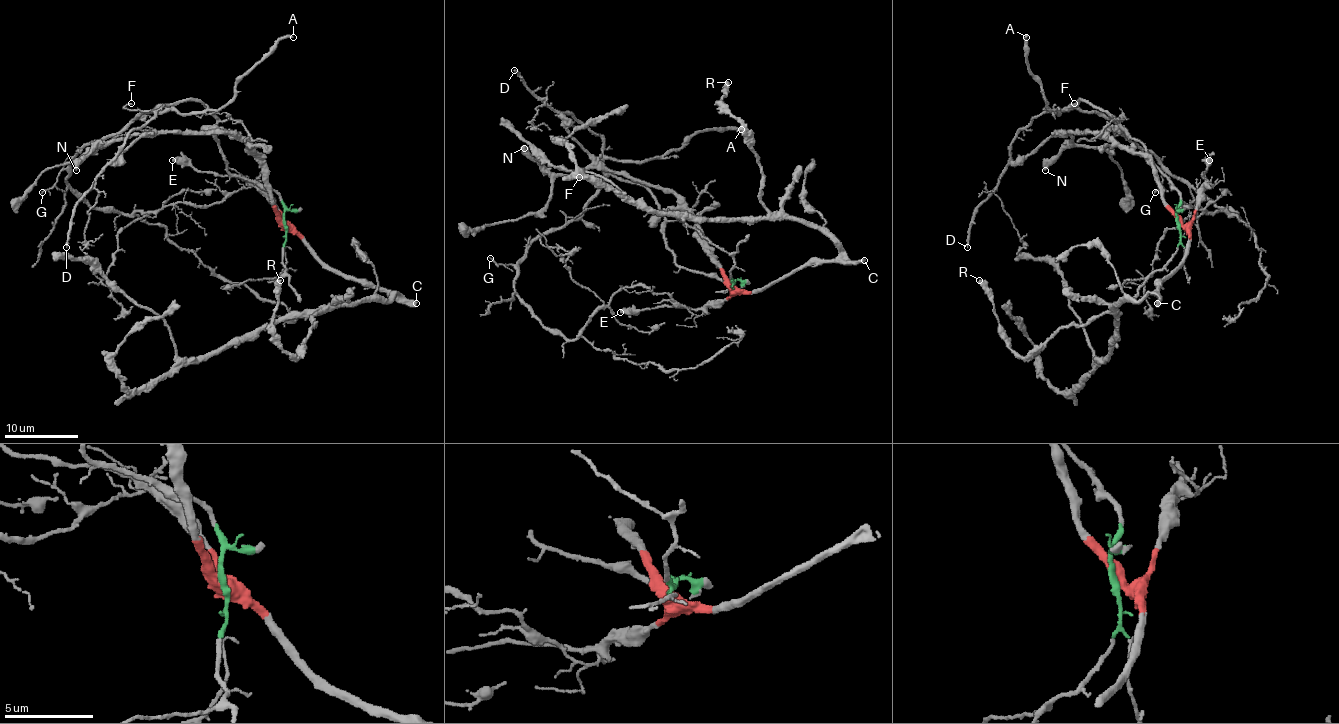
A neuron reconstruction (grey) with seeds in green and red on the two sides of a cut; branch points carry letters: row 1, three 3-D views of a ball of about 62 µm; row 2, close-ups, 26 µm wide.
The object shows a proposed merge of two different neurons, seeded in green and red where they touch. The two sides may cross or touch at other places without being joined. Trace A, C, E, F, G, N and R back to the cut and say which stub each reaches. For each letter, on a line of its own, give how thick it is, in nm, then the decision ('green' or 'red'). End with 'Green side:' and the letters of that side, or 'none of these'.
A: calibre 280 nm; green
C: calibre 550 nm; red
E: calibre 500 nm; red
F: calibre 160 nm; green
G: calibre 160 nm; green
N: calibre 480 nm; red
R: calibre 500 nm; red
Green side: A, F, G

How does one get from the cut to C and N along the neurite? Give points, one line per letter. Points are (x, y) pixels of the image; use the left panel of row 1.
C: (284, 224), (332, 268), (359, 281), (369, 281), (402, 294), (416, 303)
N: (284, 224), (271, 200), (267, 169), (249, 148), (227, 132), (135, 134), (102, 141), (76, 171)

